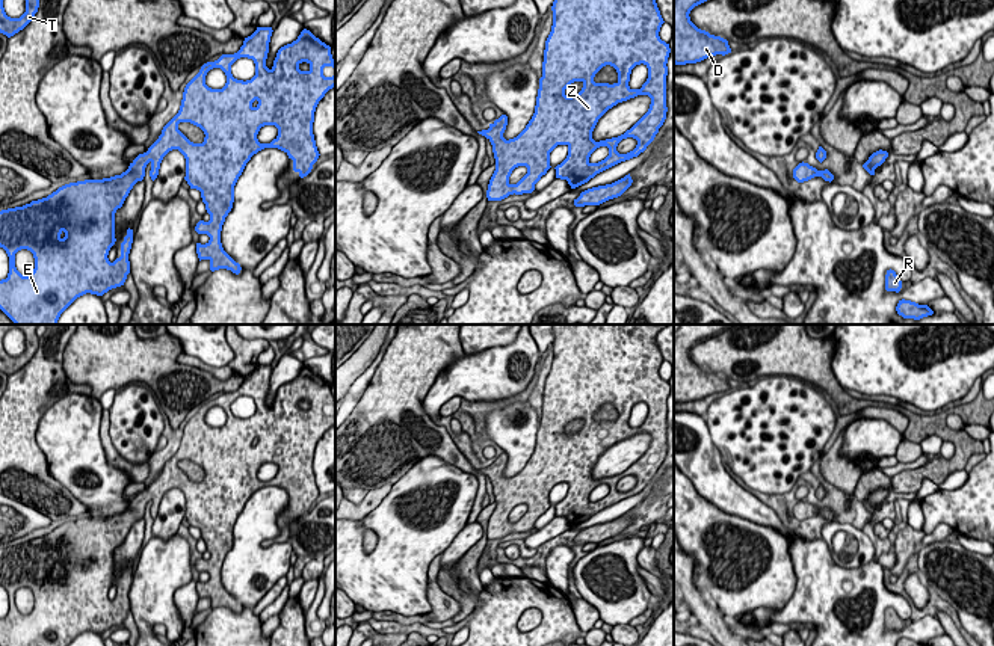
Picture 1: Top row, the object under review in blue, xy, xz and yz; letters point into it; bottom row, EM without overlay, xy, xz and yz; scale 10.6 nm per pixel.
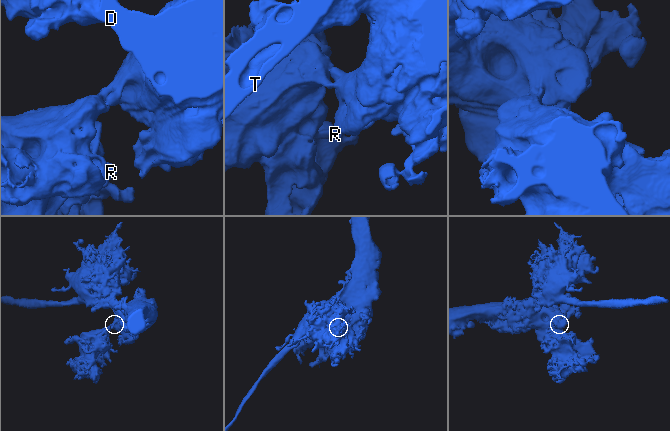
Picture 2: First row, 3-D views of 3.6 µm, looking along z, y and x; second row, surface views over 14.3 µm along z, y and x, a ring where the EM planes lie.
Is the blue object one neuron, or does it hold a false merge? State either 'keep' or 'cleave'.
keep

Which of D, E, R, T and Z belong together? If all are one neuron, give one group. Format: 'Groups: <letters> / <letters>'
Groups: D E R T Z

